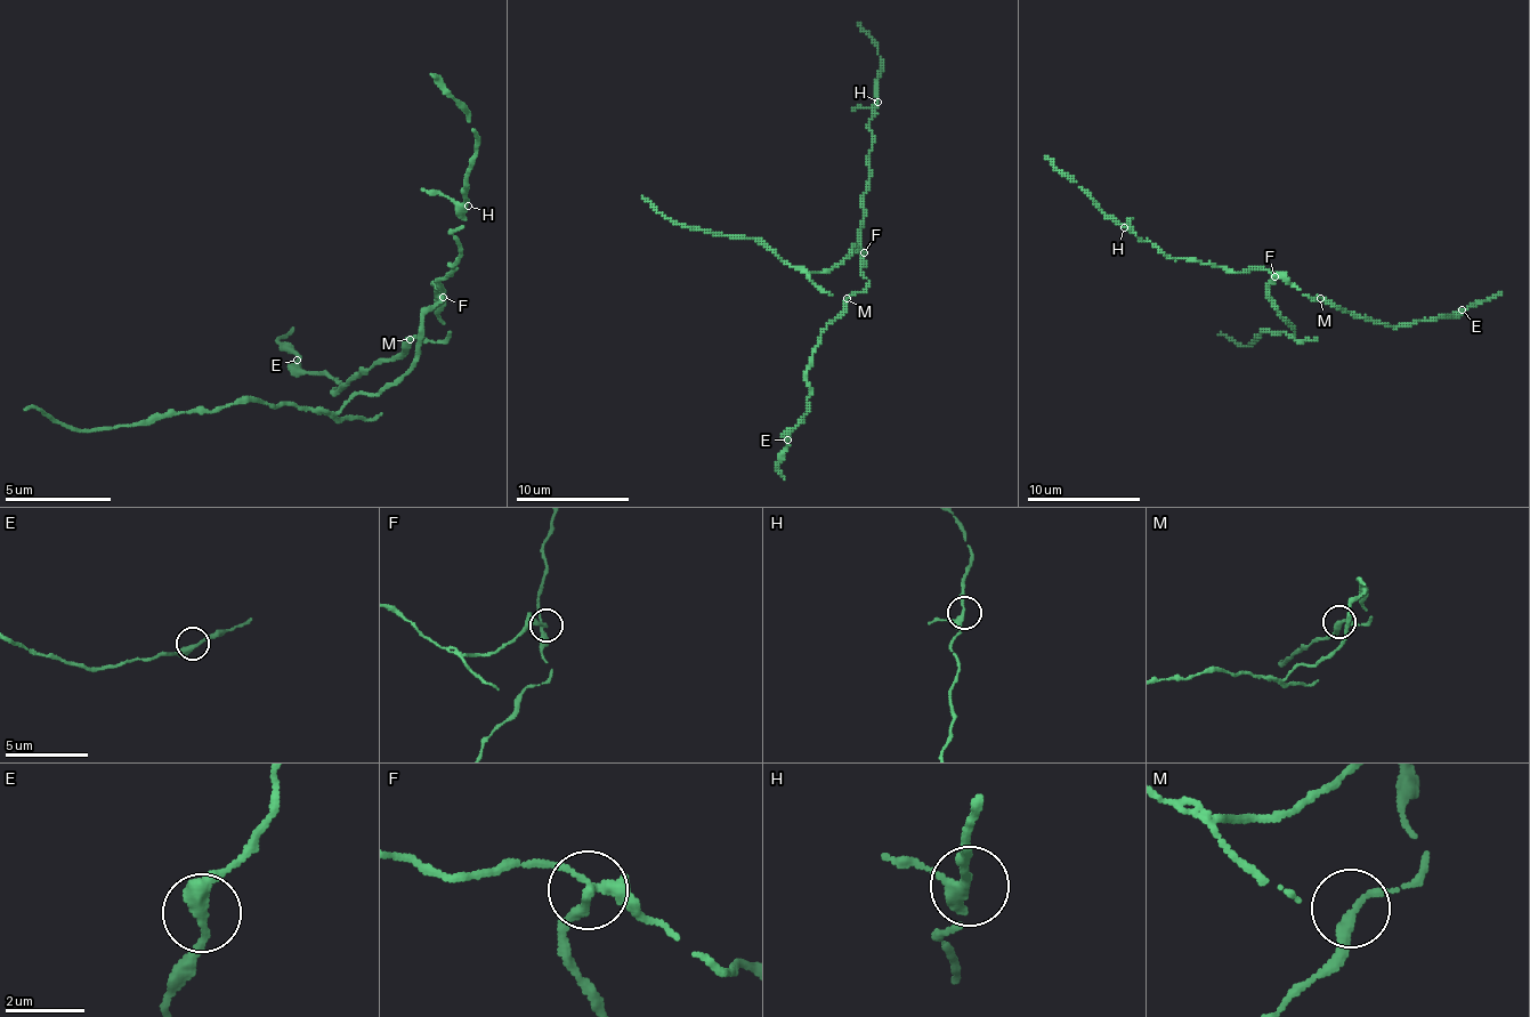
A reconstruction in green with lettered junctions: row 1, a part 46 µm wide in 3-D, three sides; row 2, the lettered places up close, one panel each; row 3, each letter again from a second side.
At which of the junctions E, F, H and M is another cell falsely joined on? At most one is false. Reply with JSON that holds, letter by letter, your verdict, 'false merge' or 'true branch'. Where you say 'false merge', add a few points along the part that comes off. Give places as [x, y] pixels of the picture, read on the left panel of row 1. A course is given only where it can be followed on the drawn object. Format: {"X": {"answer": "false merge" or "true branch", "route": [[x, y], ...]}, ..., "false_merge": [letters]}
{"E": {"answer": "true branch"}, "F": {"answer": "false merge", "route": [[442, 296], [420, 322], [420, 355], [334, 413], [292, 403], [233, 403], [83, 429], [25, 408]]}, "H": {"answer": "true branch"}, "M": {"answer": "true branch"}, "false_merge": ["F"]}

